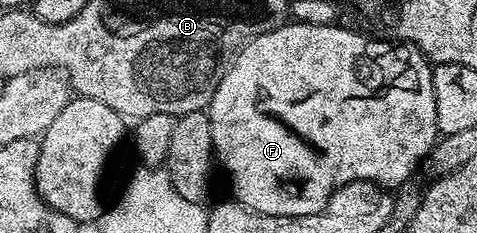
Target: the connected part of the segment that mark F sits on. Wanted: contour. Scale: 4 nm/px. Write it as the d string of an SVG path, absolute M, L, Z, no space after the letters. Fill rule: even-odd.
M285 22L281 28L270 30L266 34L249 40L224 70L224 77L214 90L214 98L208 103L207 113L212 131L212 147L215 159L228 171L228 180L232 183L231 195L250 210L270 214L271 216L309 216L325 211L329 207L328 199L335 188L343 184L352 184L355 180L373 180L376 184L397 186L404 179L410 179L415 168L436 147L436 107L434 106L434 82L432 81L433 65L427 56L418 48L407 42L388 40L371 40L360 32L351 32L336 24L310 26Z

